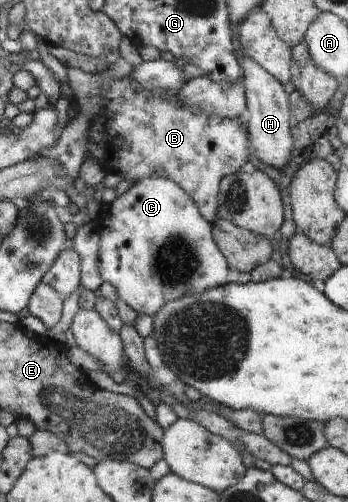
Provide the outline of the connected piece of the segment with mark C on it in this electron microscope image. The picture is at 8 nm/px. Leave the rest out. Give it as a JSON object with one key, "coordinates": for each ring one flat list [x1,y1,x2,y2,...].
{"coordinates":[[152,177,142,178,121,196,117,196,103,211,94,218,94,232,100,236,100,260,98,270,102,280,116,288,117,298,124,300,137,314,154,316,166,302,178,300,184,294,202,294,208,288,218,288,229,284,228,264,212,234,212,225,208,224,194,200,172,180]]}

